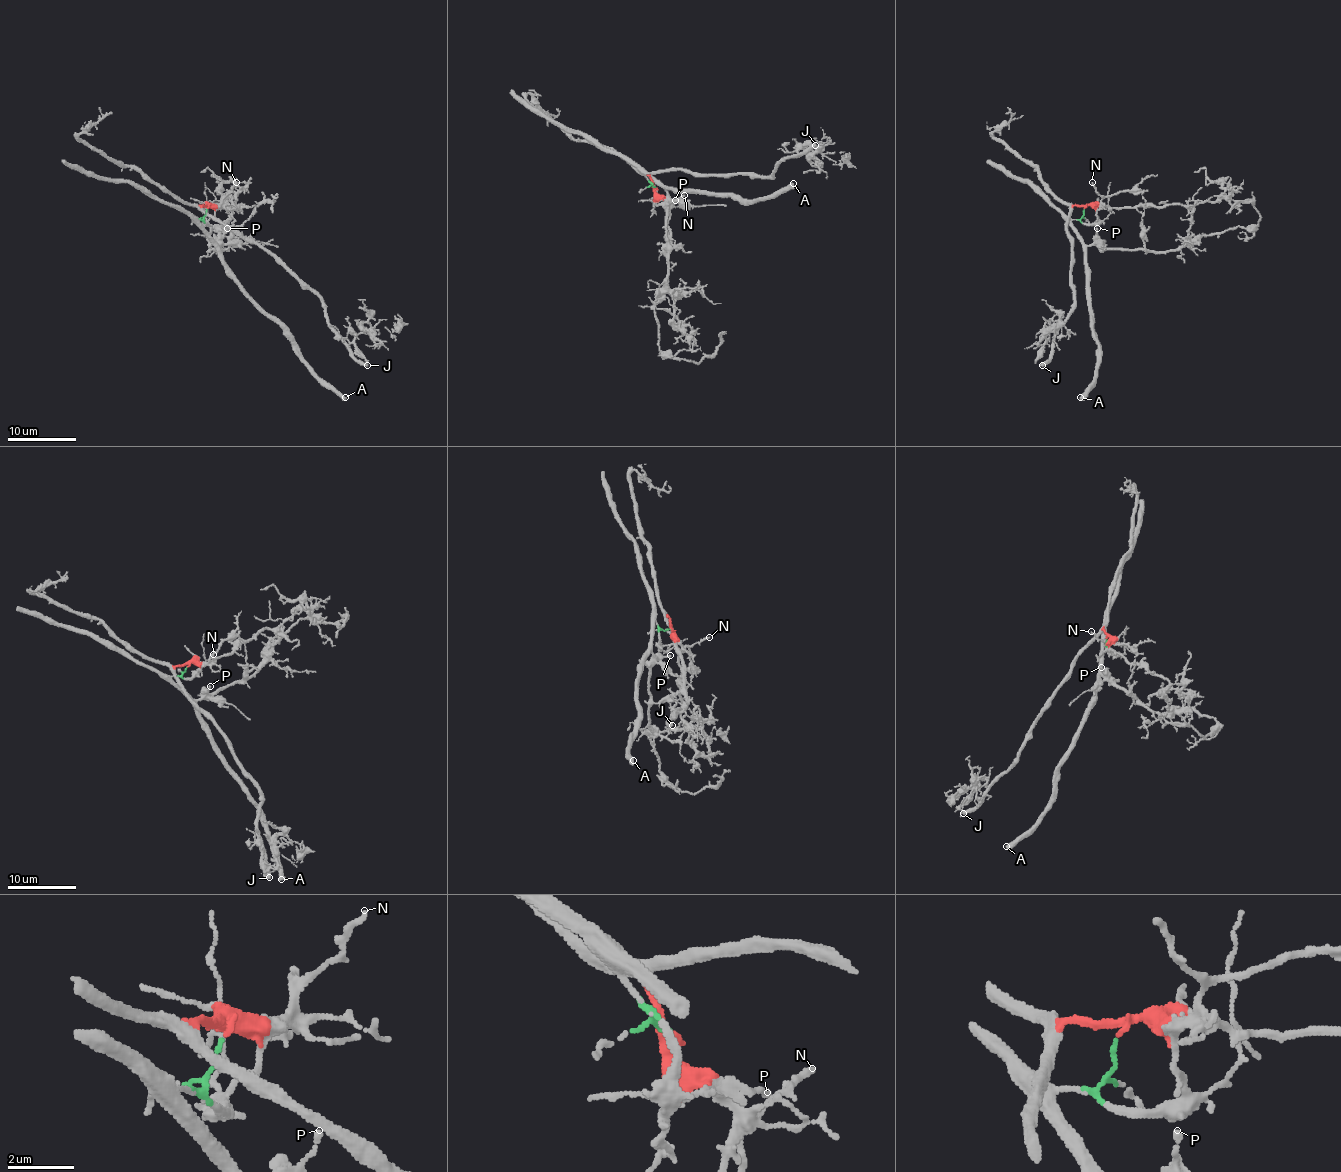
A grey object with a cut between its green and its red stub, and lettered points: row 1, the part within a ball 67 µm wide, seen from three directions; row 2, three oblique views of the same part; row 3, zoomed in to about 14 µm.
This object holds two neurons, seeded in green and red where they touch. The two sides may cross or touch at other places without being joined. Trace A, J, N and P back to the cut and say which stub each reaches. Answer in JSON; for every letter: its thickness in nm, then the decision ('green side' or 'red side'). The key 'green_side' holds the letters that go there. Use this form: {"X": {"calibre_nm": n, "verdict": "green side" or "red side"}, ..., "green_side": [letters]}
{"A": {"calibre_nm": 500, "verdict": "green side"}, "J": {"calibre_nm": 280, "verdict": "red side"}, "N": {"calibre_nm": 170, "verdict": "red side"}, "P": {"calibre_nm": 140, "verdict": "green side"}, "green_side": ["A", "P"]}

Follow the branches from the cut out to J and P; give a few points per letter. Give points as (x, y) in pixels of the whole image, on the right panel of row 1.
J: (1084, 208), (1072, 207), (1067, 219), (1074, 298), (1070, 315), (1053, 341), (1053, 353), (1041, 365)
P: (1084, 208), (1084, 214), (1072, 220), (1074, 232), (1089, 245), (1096, 234), (1096, 227)

